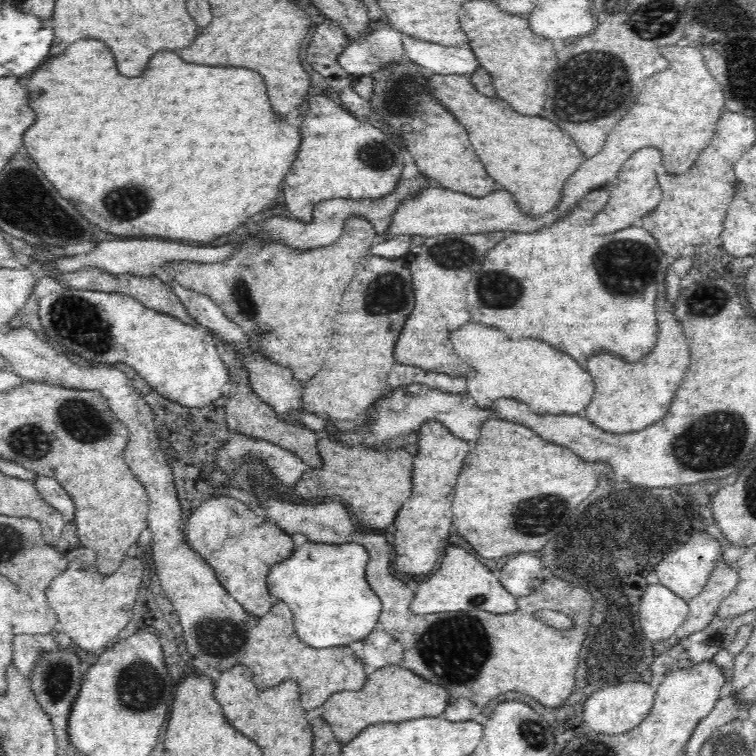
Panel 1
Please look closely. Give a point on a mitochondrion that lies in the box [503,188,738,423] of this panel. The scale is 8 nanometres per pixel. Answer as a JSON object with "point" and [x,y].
{"point":[625,267]}

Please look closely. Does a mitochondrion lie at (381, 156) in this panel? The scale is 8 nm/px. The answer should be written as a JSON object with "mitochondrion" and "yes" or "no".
{"mitochondrion":"yes"}

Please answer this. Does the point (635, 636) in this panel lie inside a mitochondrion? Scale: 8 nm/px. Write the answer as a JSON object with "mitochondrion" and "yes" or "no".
{"mitochondrion":"no"}

